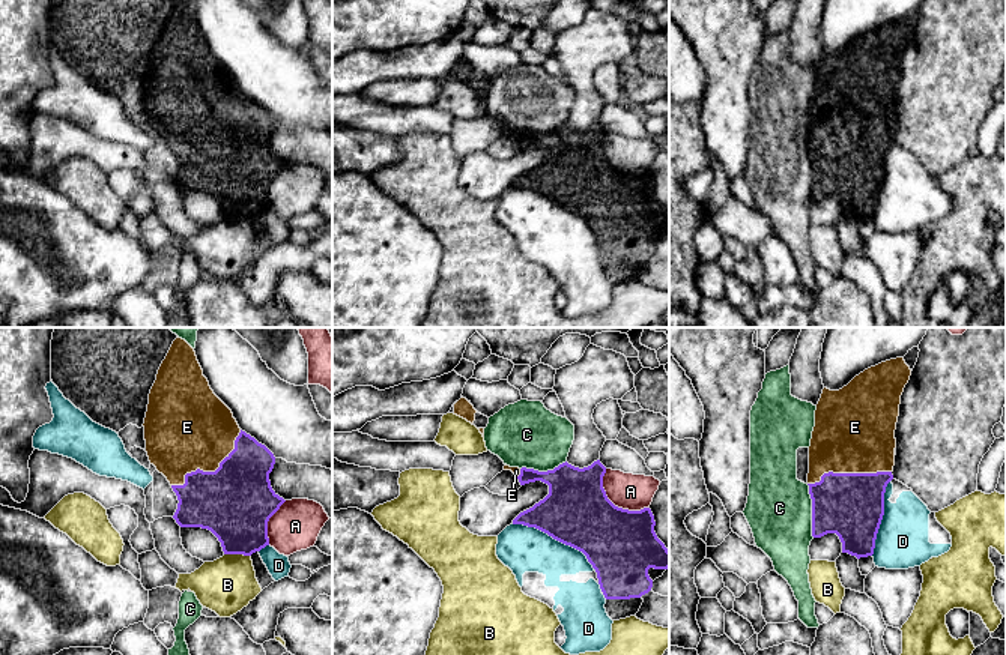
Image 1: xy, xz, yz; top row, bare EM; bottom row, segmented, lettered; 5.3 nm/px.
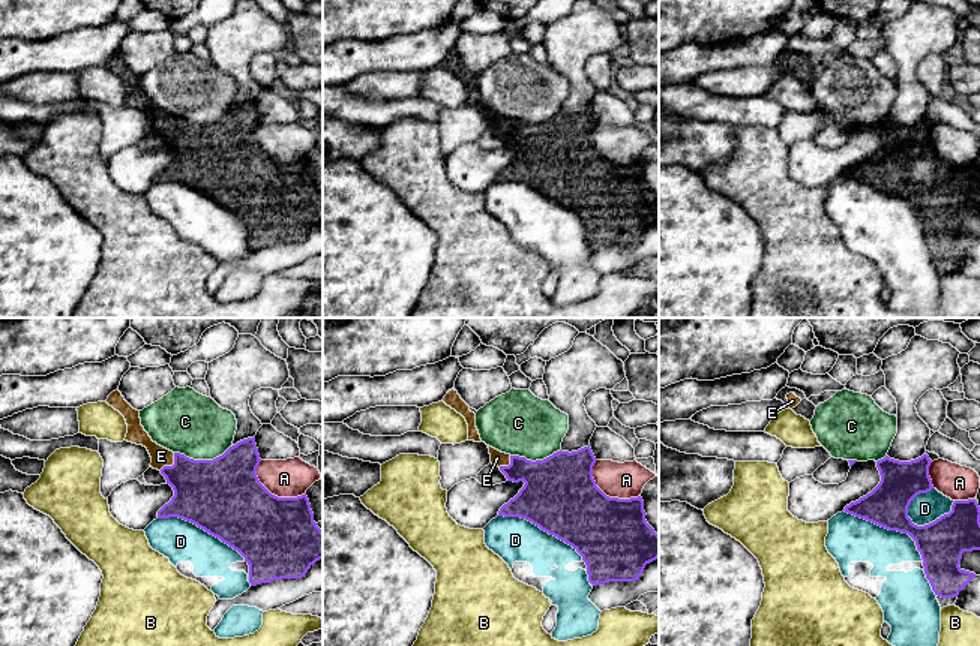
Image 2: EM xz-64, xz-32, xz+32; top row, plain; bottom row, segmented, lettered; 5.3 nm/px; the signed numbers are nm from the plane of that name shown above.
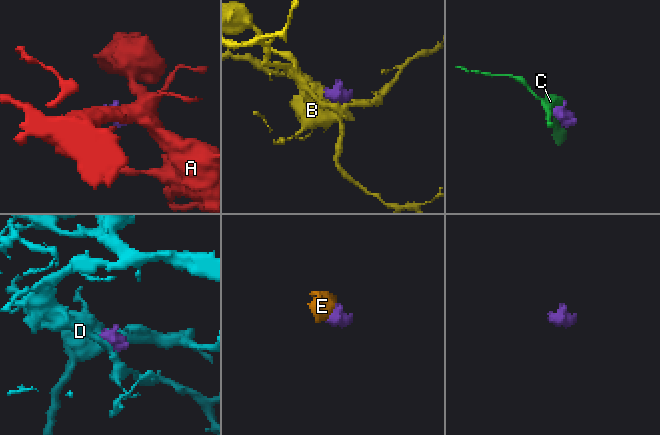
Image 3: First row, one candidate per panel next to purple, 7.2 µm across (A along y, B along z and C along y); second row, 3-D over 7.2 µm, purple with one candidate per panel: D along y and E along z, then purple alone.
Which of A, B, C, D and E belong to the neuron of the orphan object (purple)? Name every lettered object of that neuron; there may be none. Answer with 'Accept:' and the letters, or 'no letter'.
Accept: E

